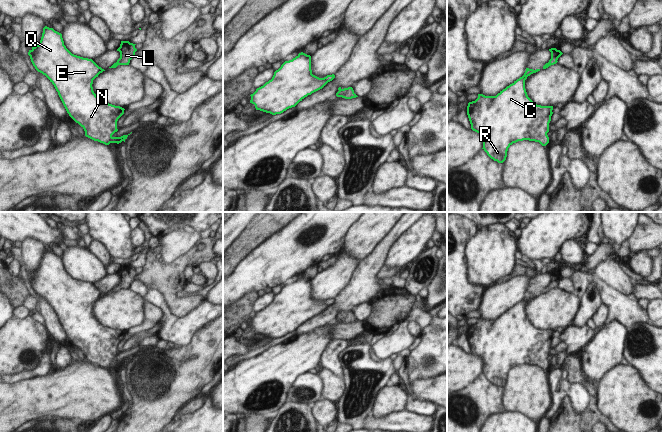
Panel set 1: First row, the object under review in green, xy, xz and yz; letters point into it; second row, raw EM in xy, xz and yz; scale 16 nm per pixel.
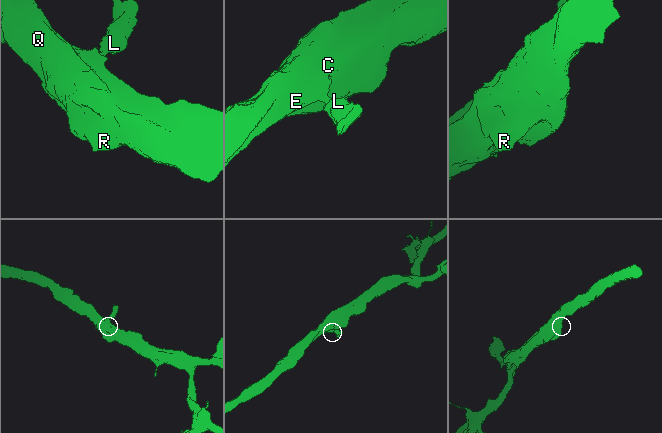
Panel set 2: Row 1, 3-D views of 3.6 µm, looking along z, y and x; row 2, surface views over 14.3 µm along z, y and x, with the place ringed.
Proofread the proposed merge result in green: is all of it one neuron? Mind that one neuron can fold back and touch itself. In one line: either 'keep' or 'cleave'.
keep

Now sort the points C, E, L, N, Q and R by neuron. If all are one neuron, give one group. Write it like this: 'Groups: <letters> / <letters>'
Groups: C E L N Q R

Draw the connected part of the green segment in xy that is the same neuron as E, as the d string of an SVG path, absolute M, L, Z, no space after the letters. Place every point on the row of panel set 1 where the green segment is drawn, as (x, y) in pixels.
M45 26L38 45L29 50L35 69L45 75L54 85L69 116L85 131L85 136L105 145L125 142L130 135L113 137L118 131L117 121L124 114L124 108L103 102L93 91L93 80L105 71L92 59L72 54L64 45L62 34Z

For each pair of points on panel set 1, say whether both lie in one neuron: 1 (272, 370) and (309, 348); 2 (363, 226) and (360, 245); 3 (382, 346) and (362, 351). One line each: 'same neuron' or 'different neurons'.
1: same neuron
2: same neuron
3: different neurons

